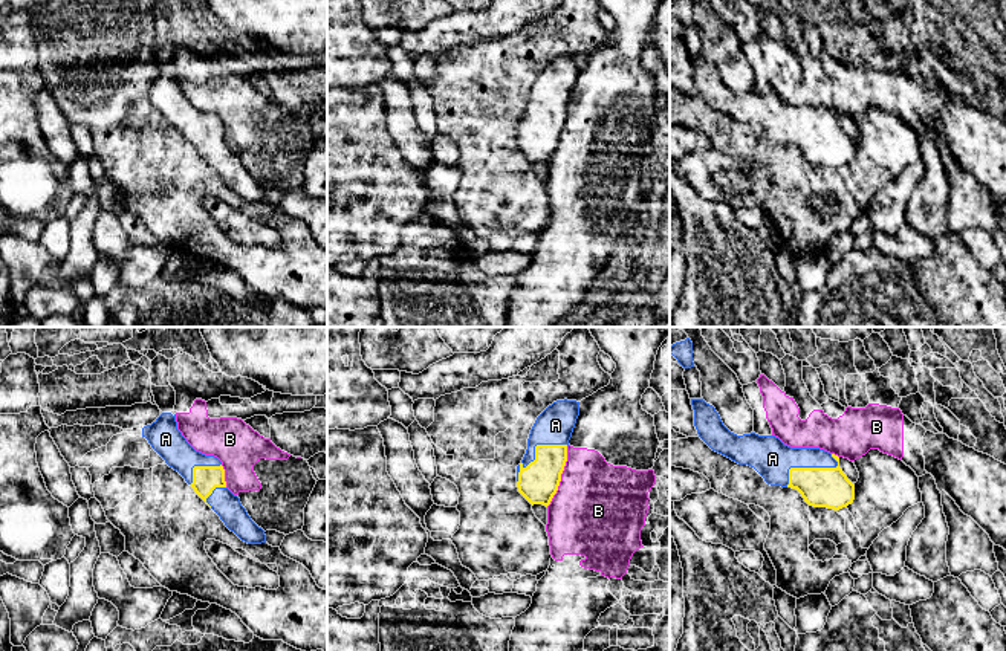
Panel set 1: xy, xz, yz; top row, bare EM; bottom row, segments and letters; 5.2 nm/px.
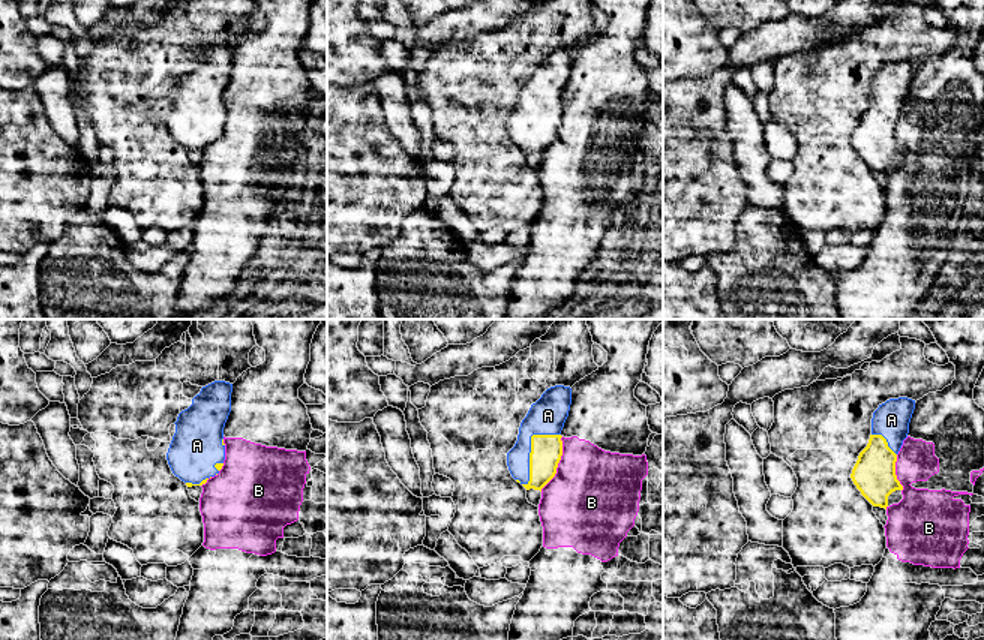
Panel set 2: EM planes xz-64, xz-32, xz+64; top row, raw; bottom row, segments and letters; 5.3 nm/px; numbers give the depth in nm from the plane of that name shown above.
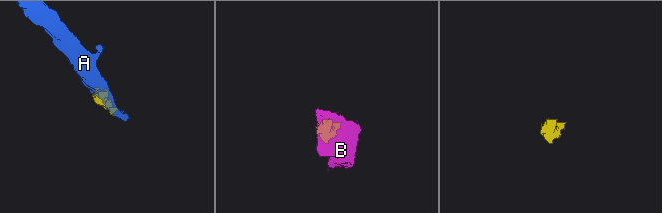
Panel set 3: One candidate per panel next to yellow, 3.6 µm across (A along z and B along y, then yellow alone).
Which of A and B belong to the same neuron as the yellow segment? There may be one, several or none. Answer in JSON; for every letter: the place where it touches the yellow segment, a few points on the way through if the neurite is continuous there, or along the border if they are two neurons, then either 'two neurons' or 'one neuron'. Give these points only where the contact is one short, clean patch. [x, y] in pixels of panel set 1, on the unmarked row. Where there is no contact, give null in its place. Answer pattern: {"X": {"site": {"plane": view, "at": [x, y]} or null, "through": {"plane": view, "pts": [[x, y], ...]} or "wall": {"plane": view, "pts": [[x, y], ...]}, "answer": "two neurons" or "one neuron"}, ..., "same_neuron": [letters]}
{"A": {"site": {"plane": "xz", "at": [535, 109]}, "answer": "two neurons"}, "B": {"site": {"plane": "xz", "at": [560, 135]}, "wall": {"plane": "xz", "pts": [[567, 104], [567, 118], [558, 147], [546, 164]]}, "answer": "two neurons"}, "same_neuron": []}

